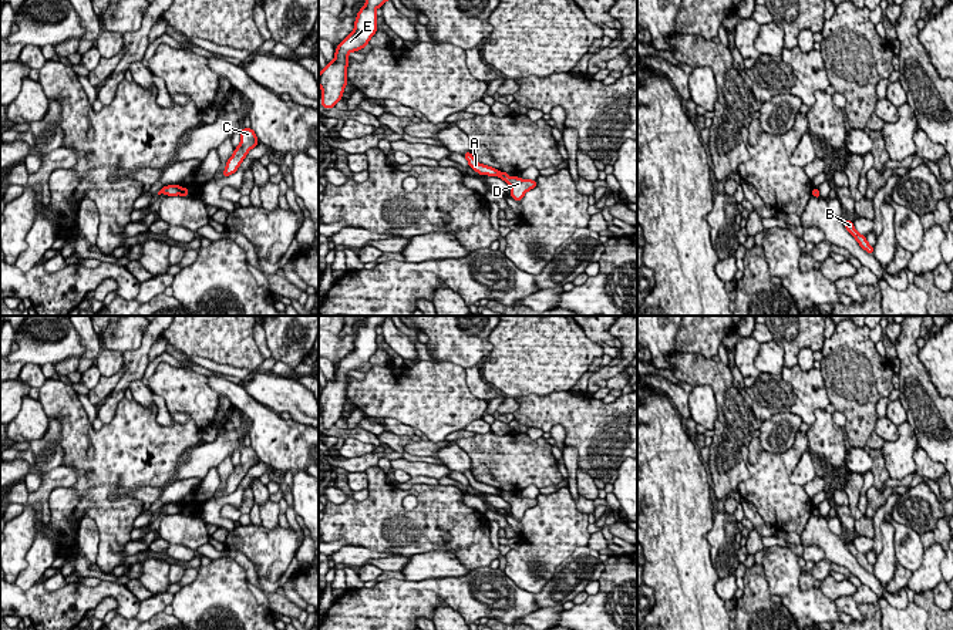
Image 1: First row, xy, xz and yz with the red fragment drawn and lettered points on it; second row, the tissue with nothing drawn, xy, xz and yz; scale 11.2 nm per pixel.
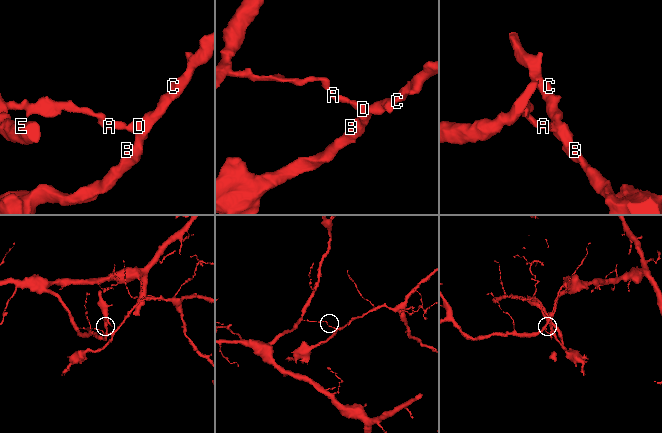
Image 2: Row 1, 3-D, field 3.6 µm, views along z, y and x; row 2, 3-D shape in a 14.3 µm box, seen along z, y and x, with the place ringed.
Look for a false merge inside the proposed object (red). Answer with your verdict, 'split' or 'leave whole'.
split

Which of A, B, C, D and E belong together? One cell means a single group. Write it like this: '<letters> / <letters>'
A E / B C D

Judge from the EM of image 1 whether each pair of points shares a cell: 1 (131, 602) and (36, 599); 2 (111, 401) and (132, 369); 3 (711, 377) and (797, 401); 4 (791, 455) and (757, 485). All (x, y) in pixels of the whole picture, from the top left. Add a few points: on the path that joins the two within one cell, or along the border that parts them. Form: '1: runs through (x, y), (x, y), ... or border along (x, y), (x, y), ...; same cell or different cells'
1: runs through (107, 592), (100, 592), (91, 598), (60, 599); same cell
2: runs through (118, 393), (128, 377); same cell
3: border along (746, 388), (751, 401), (751, 410), (760, 420); different cells
4: runs through (783, 464), (765, 479); same cell

